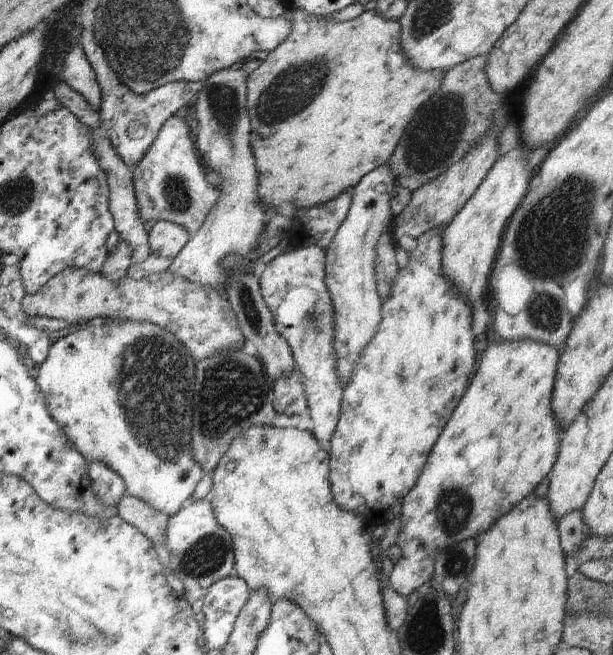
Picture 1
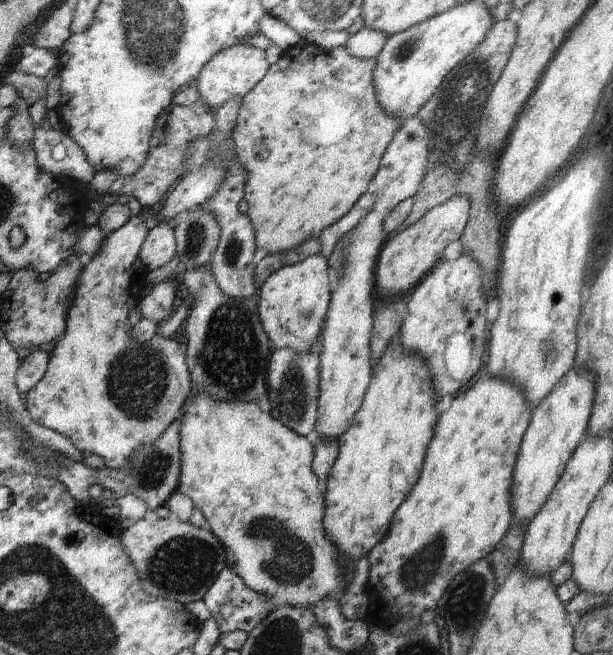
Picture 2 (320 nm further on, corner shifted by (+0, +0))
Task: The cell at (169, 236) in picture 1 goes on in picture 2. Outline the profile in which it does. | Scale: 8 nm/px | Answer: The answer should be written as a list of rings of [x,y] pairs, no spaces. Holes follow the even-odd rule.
[[[161,221],[149,230],[148,237],[140,250],[140,262],[147,271],[168,264],[177,254],[175,229]]]

